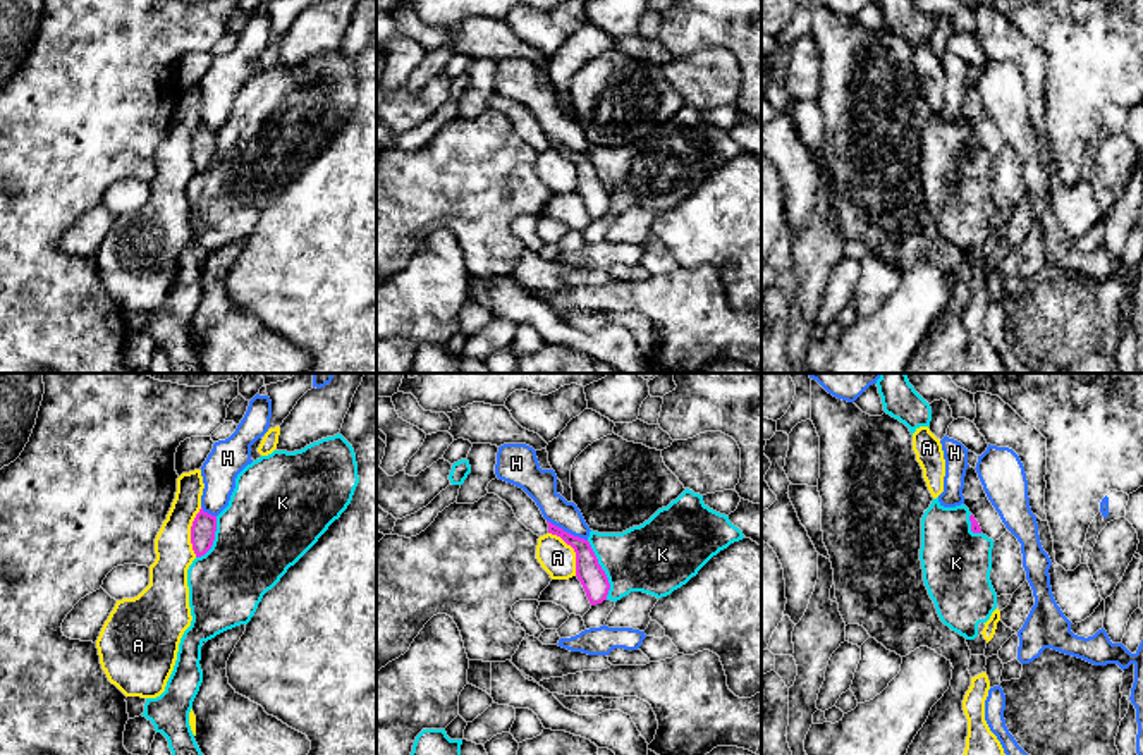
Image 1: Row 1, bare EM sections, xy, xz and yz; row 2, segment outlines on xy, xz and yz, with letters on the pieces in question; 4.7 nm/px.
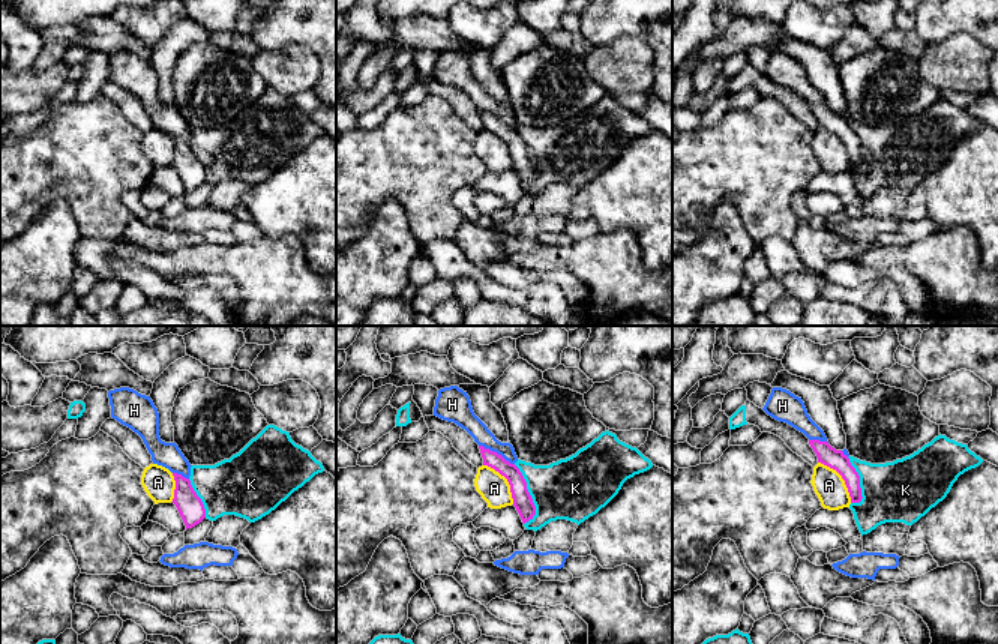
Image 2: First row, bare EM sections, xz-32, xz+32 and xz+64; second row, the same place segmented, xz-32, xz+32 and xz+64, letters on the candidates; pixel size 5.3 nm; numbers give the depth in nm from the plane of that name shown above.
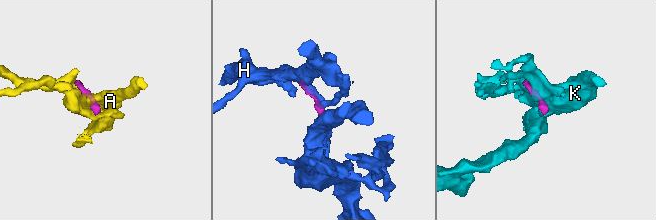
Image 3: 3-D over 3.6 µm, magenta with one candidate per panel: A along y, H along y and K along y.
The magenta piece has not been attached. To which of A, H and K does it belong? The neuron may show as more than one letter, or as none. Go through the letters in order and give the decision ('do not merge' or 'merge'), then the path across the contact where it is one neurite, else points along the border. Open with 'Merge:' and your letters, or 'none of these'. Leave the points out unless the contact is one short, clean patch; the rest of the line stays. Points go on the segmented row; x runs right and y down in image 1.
Merge: K
A: do not merge
H: do not merge
K: merge

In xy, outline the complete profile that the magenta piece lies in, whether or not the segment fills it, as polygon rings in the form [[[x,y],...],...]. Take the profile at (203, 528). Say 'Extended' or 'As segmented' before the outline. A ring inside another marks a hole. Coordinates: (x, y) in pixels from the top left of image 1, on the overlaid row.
Extended. [[[337,433],[301,451],[261,456],[237,475],[229,506],[218,516],[199,509],[191,526],[196,559],[187,569],[193,621],[180,638],[165,691],[146,698],[143,712],[155,731],[167,738],[172,755],[203,755],[189,726],[189,712],[203,683],[203,643],[251,621],[263,595],[347,509],[358,483],[354,449]]]

